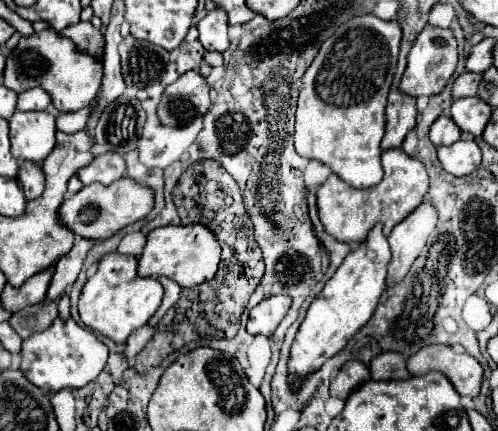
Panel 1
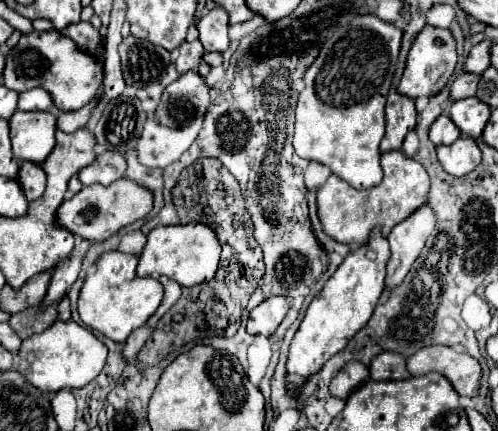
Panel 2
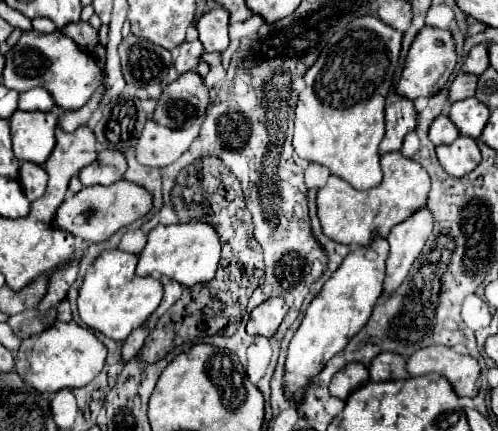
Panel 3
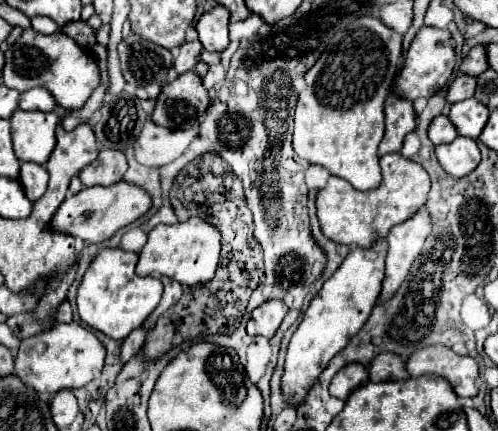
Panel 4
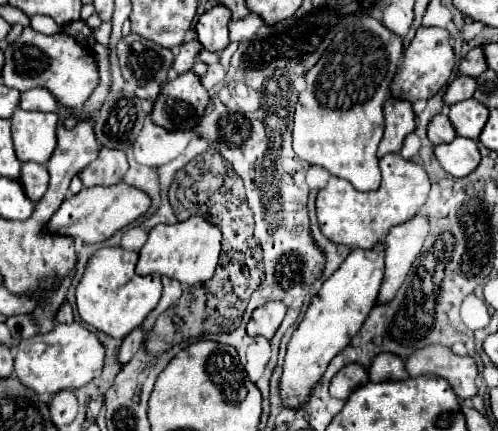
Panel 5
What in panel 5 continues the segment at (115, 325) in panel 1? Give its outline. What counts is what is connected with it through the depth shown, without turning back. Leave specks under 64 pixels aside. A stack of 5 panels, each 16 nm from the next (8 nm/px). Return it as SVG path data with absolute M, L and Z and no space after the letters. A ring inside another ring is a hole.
M104 246L90 256L76 286L80 318L112 338L124 338L128 332L138 328L148 312L158 304L162 294L160 276L138 276L134 270L136 262L138 252L124 250L122 246Z

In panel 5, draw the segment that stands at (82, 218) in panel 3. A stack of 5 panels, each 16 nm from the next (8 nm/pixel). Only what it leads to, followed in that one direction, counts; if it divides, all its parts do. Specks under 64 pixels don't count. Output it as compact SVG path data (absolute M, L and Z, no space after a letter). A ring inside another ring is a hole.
M124 182L114 186L94 186L94 188L82 188L78 194L66 198L62 206L54 212L54 216L44 226L44 232L48 234L60 234L70 238L80 238L84 244L96 244L108 240L114 232L134 222L138 216L142 216L150 206L150 198Z

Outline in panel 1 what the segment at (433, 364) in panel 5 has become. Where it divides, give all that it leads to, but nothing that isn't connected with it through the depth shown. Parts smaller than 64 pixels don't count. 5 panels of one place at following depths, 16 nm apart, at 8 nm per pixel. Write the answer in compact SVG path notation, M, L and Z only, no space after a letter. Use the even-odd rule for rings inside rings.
M426 346L408 358L408 372L412 376L422 376L434 370L448 376L460 396L478 396L482 366L470 354L458 354L450 346Z

